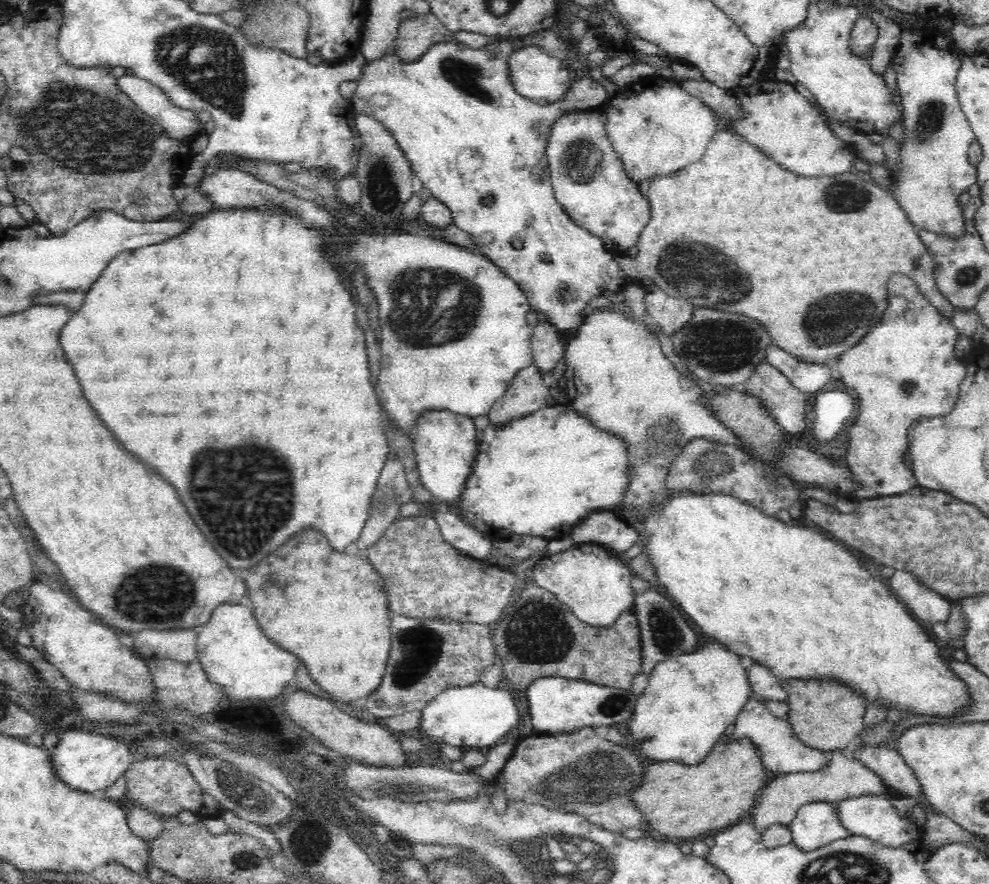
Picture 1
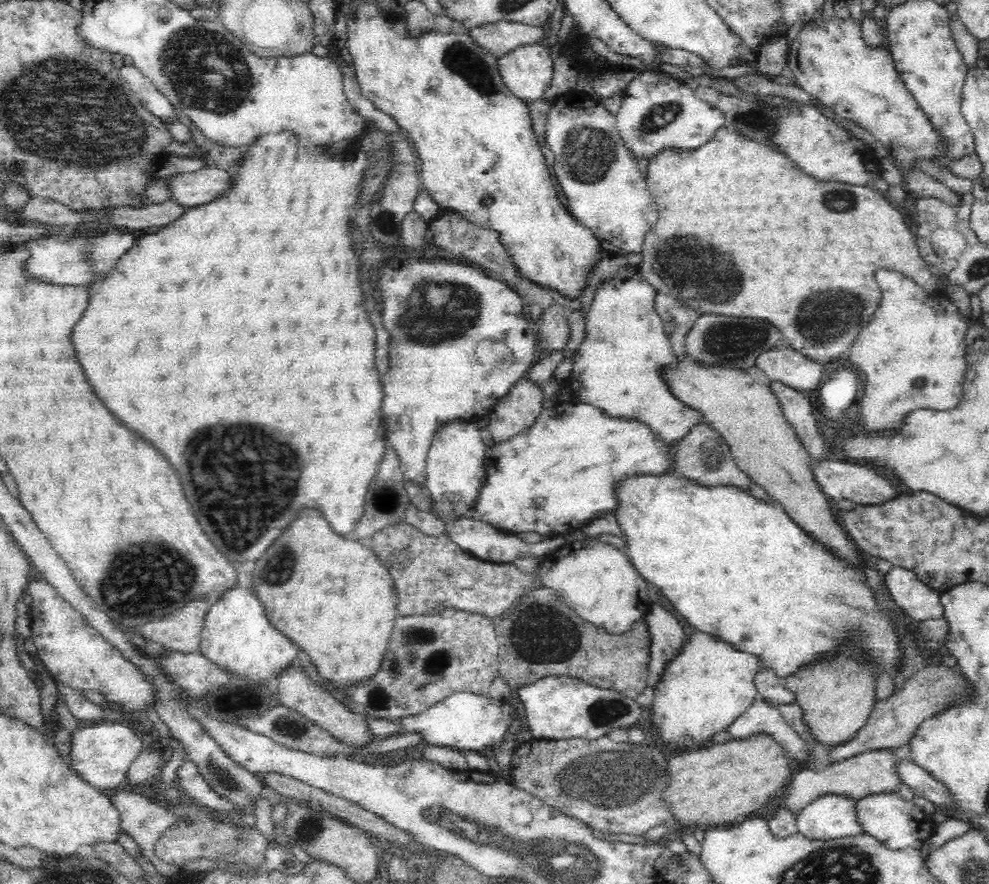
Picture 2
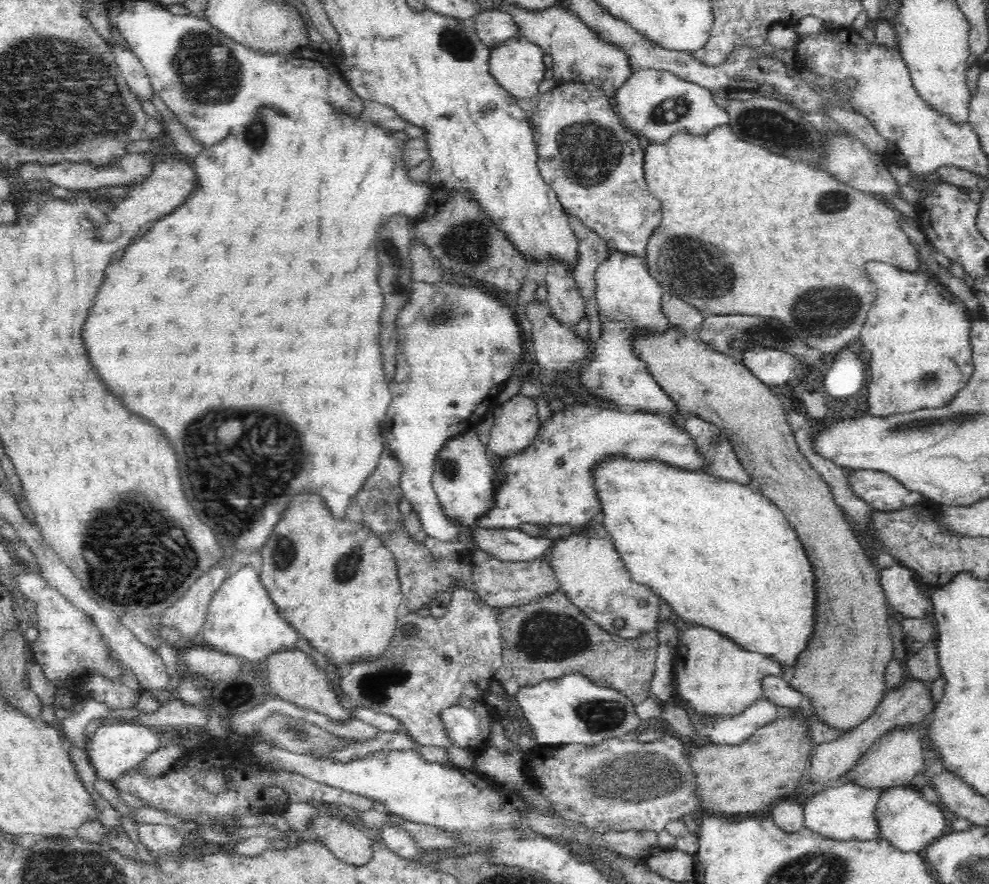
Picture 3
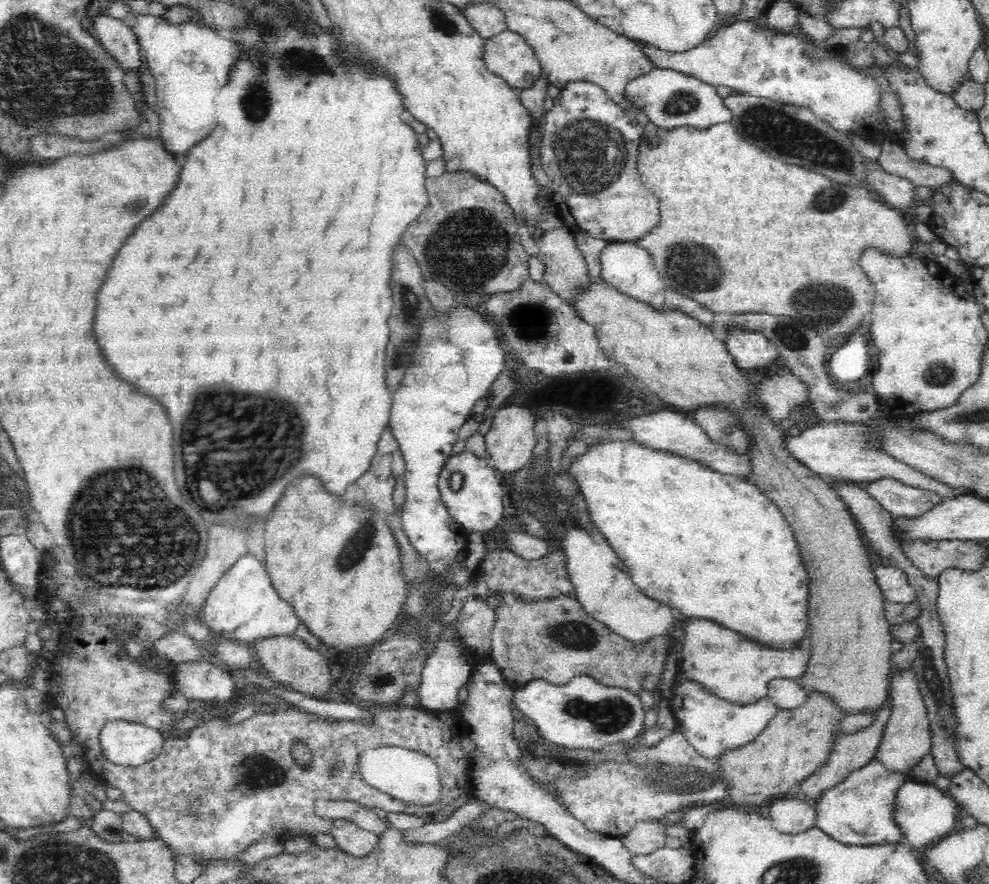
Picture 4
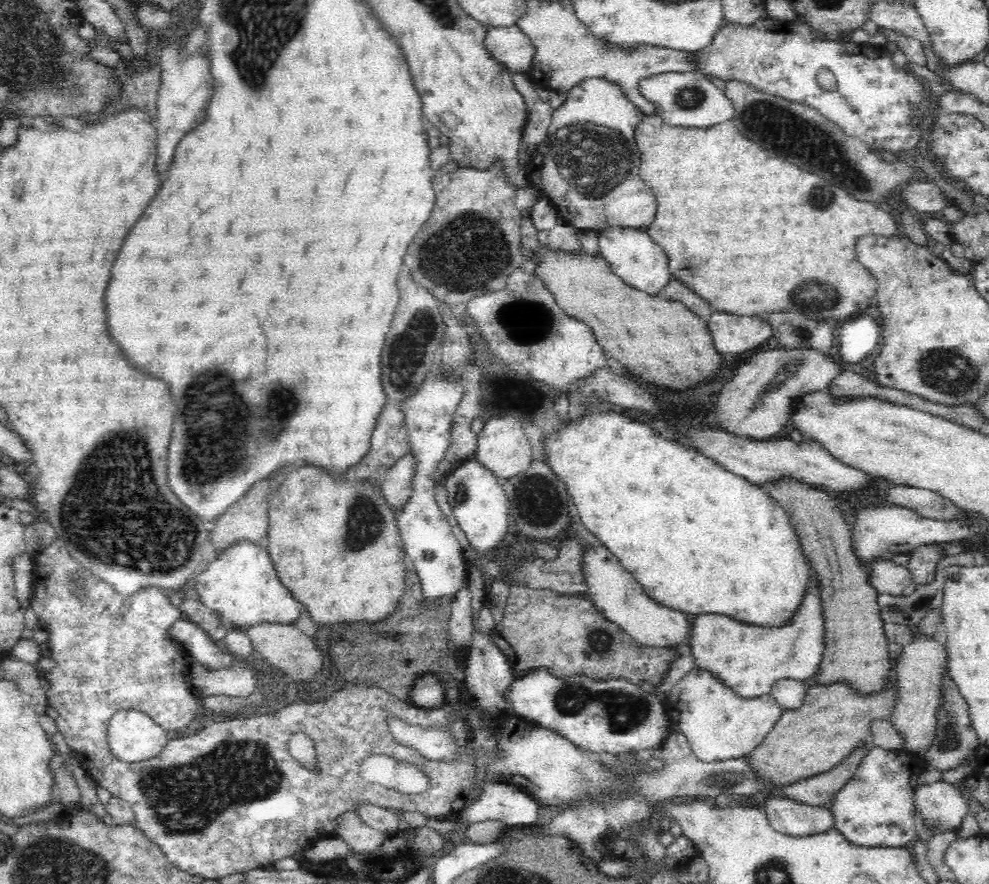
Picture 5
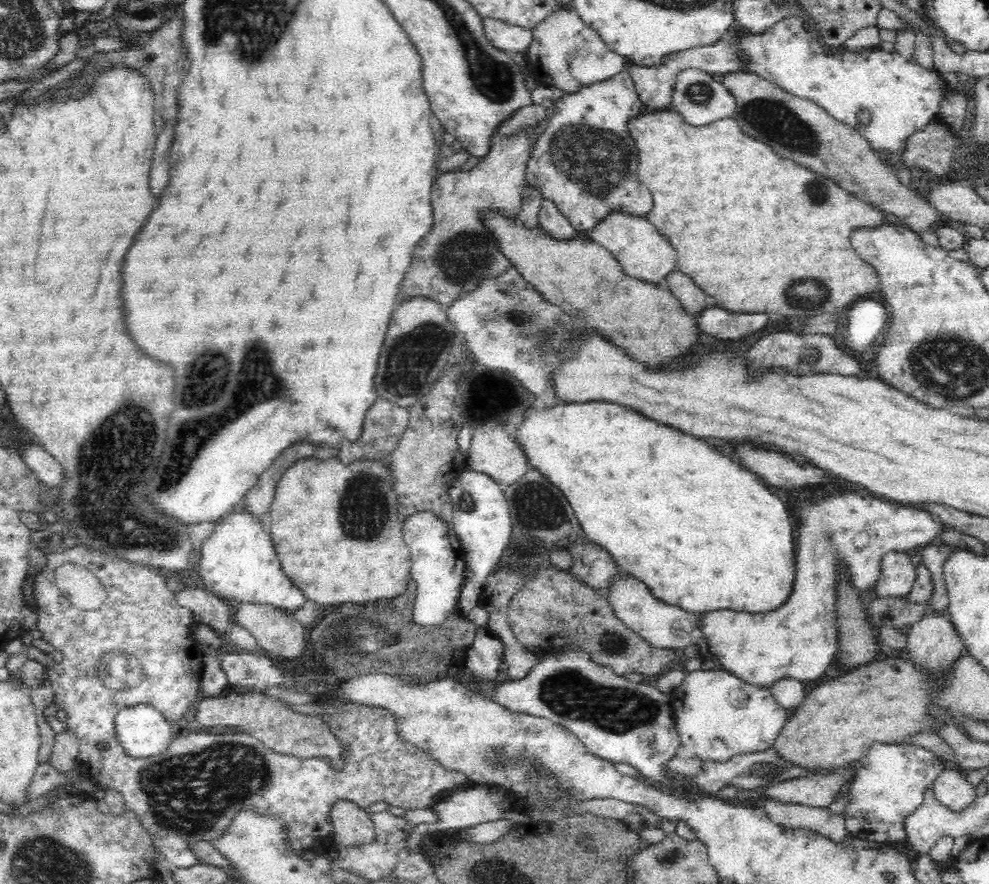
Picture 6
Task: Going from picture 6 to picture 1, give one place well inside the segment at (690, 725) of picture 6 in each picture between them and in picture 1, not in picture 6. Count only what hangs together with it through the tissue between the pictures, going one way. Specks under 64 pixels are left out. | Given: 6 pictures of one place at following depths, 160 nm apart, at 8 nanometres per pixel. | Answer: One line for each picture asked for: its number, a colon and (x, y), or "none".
1: (782, 752)
2: (761, 717)
3: (725, 730)
4: (712, 726)
5: (719, 725)

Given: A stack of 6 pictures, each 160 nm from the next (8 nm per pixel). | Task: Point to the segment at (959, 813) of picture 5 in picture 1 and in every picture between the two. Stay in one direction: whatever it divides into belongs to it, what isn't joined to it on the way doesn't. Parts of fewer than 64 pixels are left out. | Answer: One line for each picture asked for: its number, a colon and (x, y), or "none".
1: (873, 816)
2: (897, 823)
3: (910, 822)
4: (925, 813)

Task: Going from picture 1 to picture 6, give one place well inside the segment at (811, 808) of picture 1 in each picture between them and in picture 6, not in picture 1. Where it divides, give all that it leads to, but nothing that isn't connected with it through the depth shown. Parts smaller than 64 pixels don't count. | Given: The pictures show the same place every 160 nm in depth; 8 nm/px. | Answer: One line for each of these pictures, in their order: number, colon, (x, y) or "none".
2: (832, 816)
3: (843, 811)
4: (859, 811)
5: (875, 808)
6: (889, 784)

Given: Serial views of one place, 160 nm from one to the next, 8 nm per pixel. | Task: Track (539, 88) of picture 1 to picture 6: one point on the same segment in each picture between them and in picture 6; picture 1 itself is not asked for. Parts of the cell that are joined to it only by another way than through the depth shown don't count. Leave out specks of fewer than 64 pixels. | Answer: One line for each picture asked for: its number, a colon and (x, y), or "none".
2: (527, 71)
3: (517, 65)
4: (508, 55)
5: (510, 46)
6: (510, 38)

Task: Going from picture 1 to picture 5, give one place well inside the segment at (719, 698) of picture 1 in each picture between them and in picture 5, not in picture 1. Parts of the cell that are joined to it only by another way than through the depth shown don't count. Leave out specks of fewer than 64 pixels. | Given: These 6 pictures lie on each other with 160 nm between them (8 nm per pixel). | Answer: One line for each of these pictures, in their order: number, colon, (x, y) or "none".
2: (710, 684)
3: (717, 677)
4: (735, 668)
5: (750, 659)

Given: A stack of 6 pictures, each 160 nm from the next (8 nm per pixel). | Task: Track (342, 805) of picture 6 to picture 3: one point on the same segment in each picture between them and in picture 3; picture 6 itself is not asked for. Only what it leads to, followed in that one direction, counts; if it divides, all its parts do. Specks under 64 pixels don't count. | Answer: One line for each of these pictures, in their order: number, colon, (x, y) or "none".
3: (351, 845)
4: (350, 838)
5: (362, 838)

